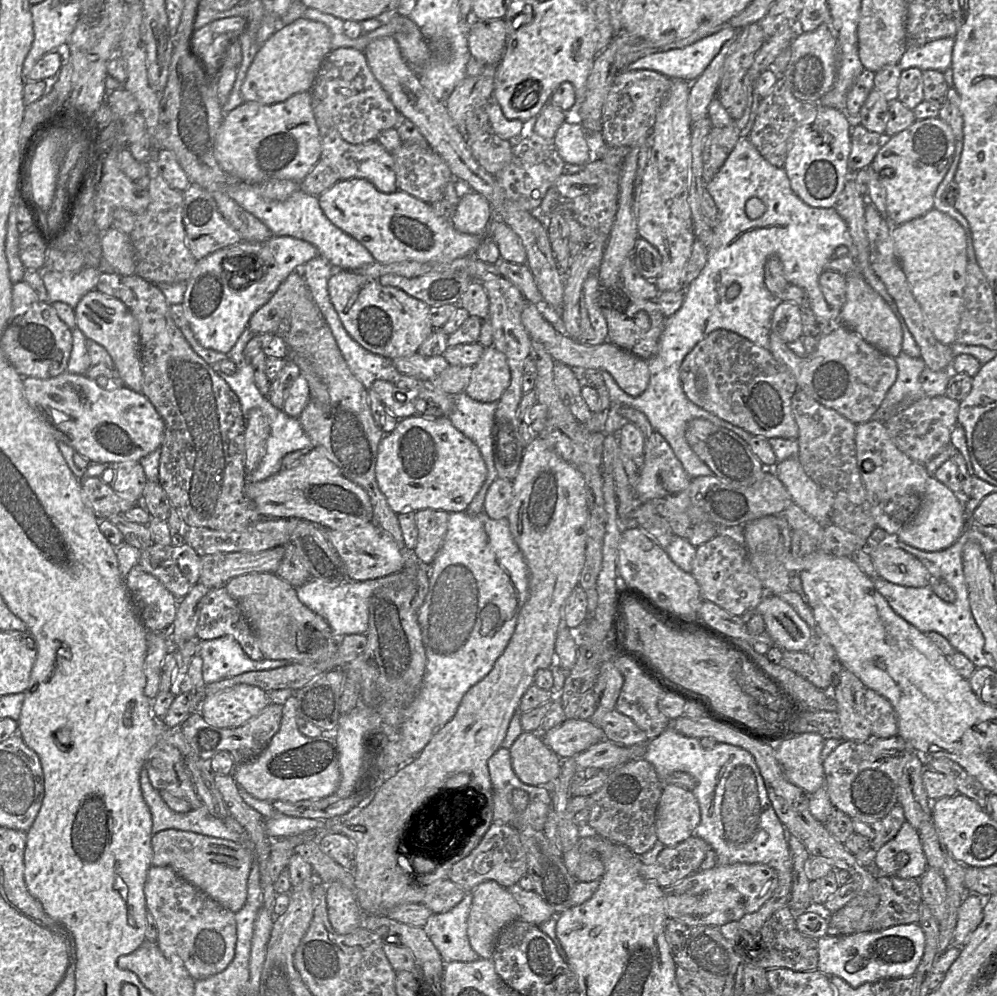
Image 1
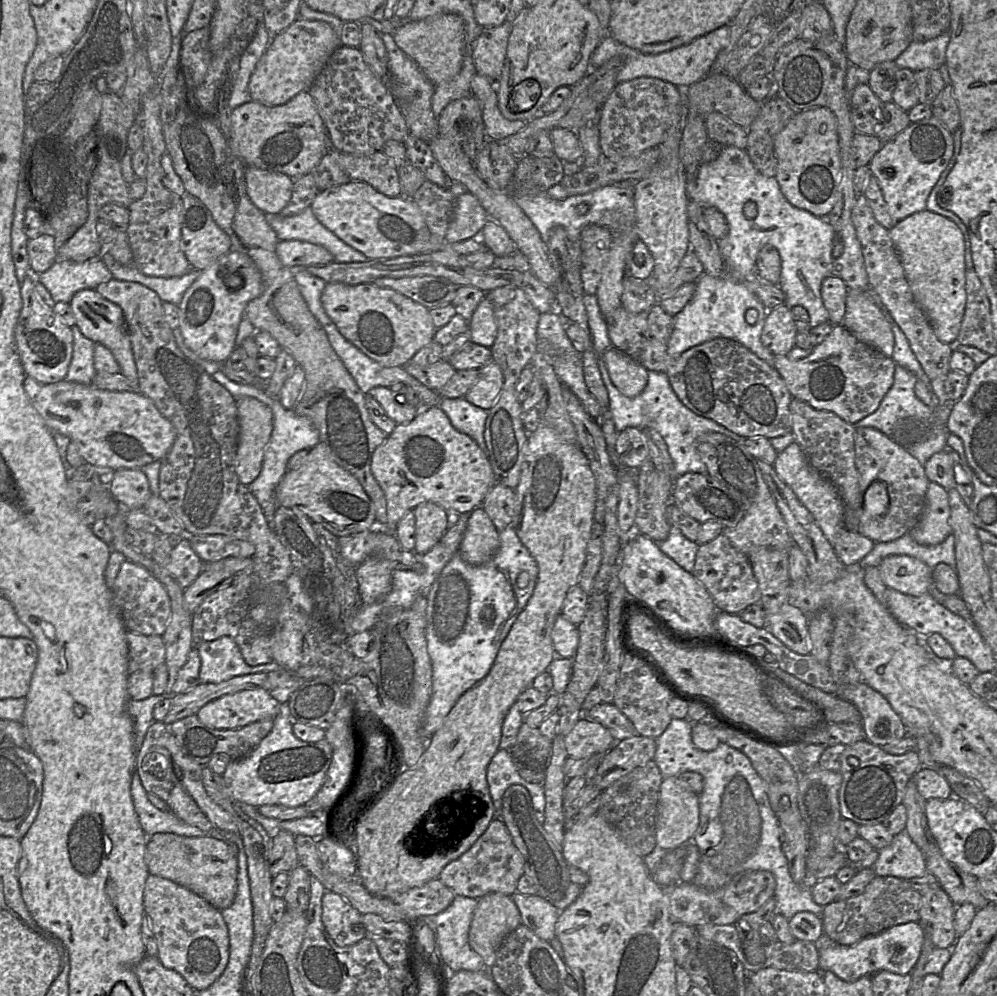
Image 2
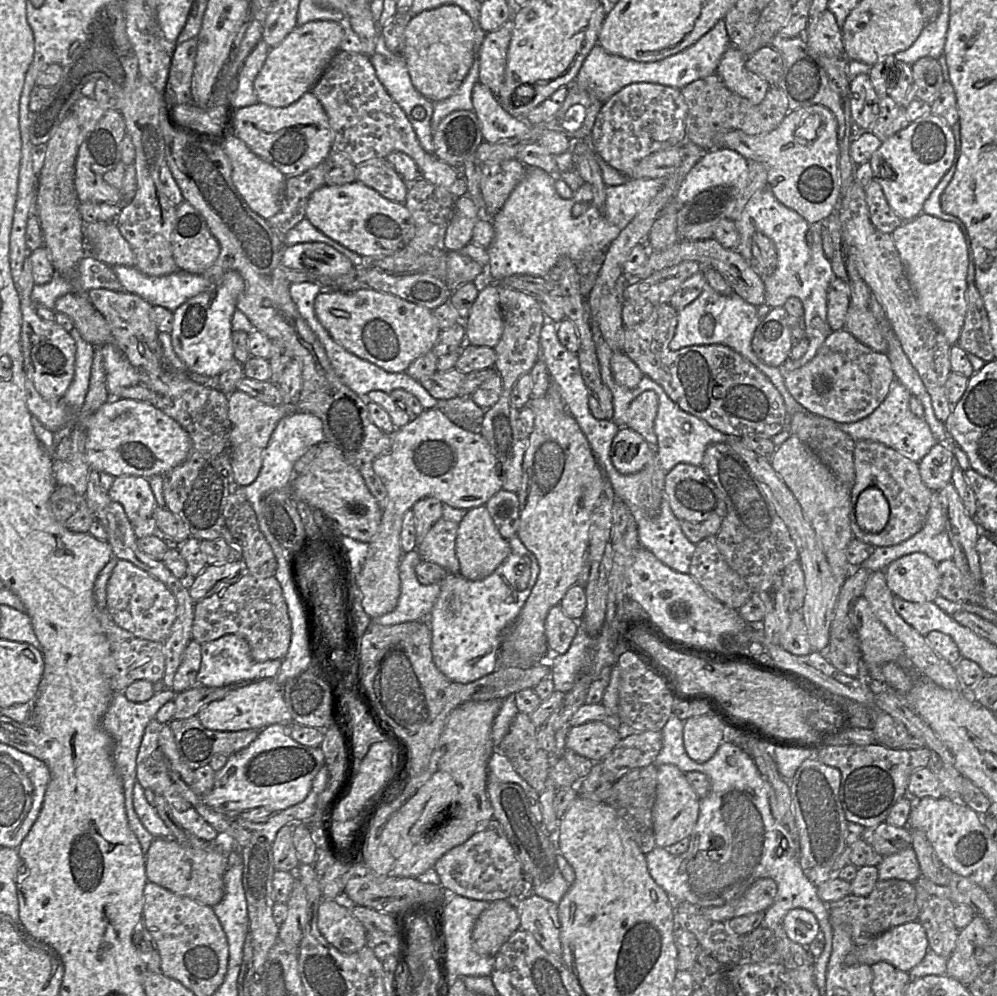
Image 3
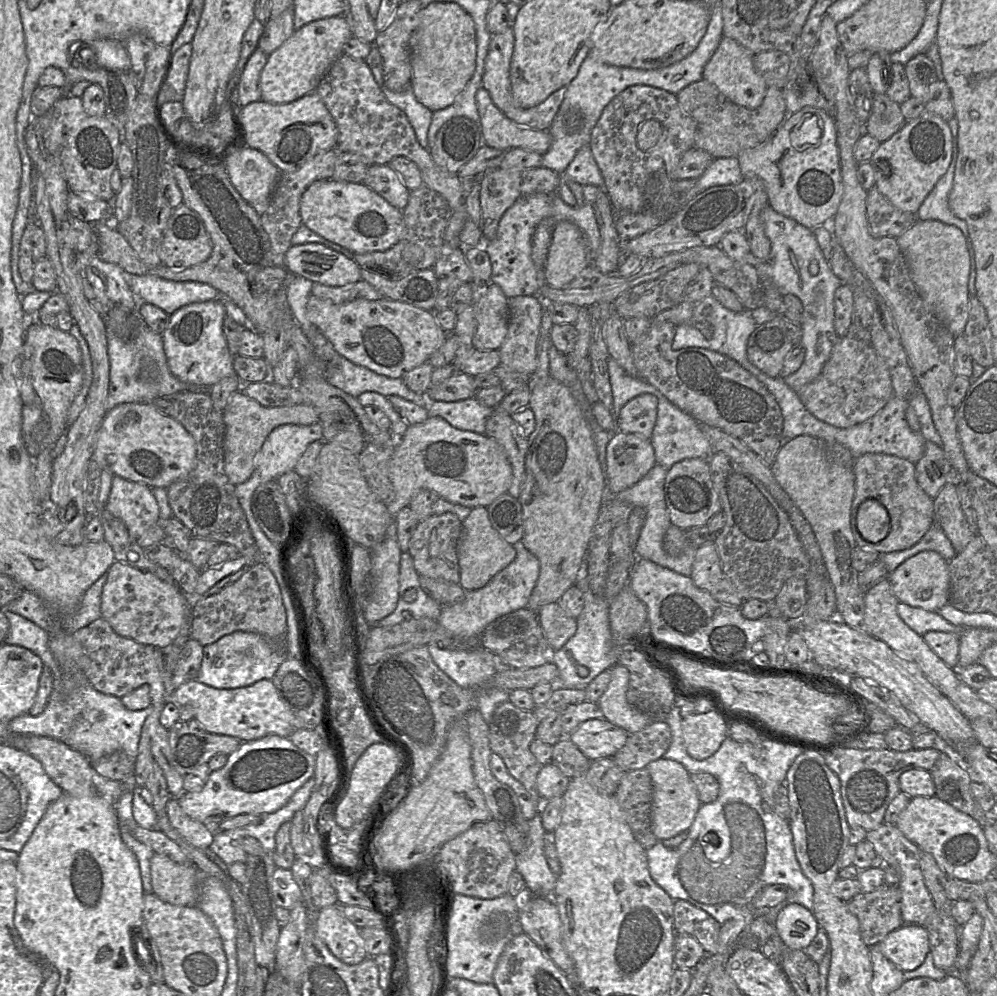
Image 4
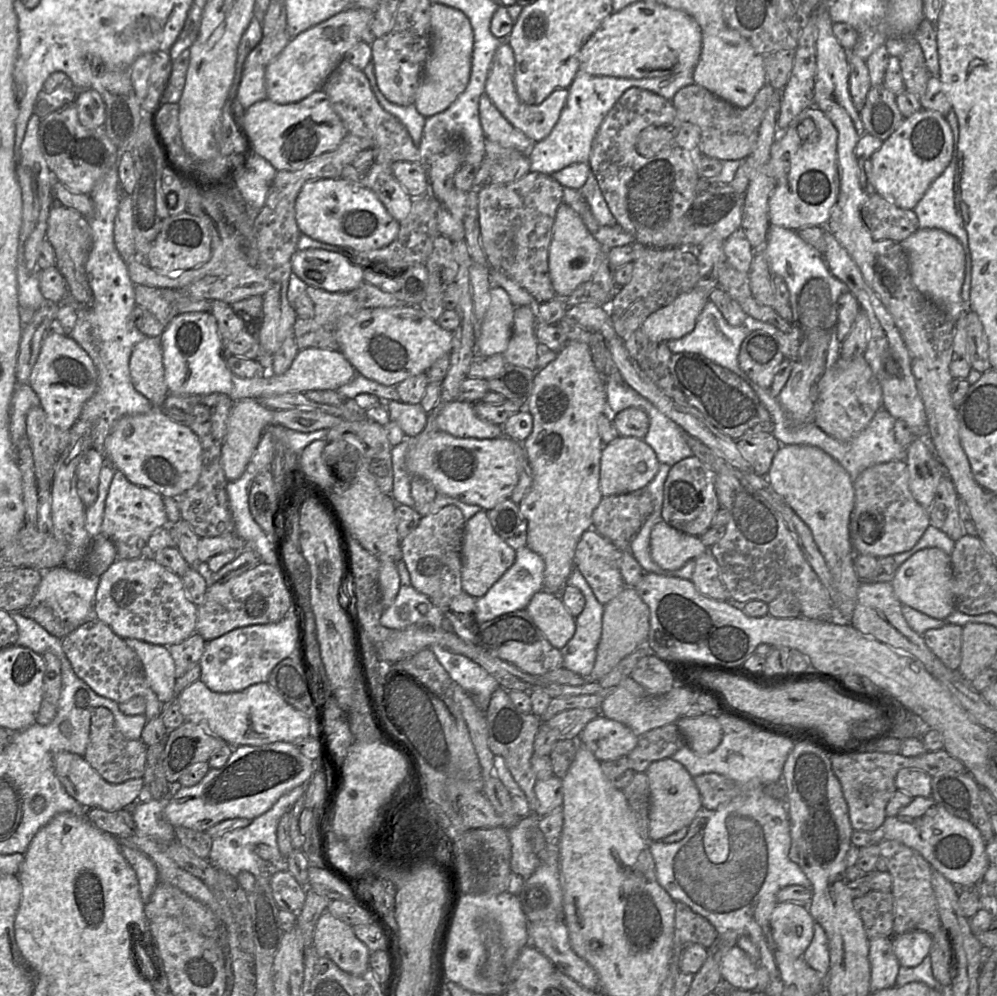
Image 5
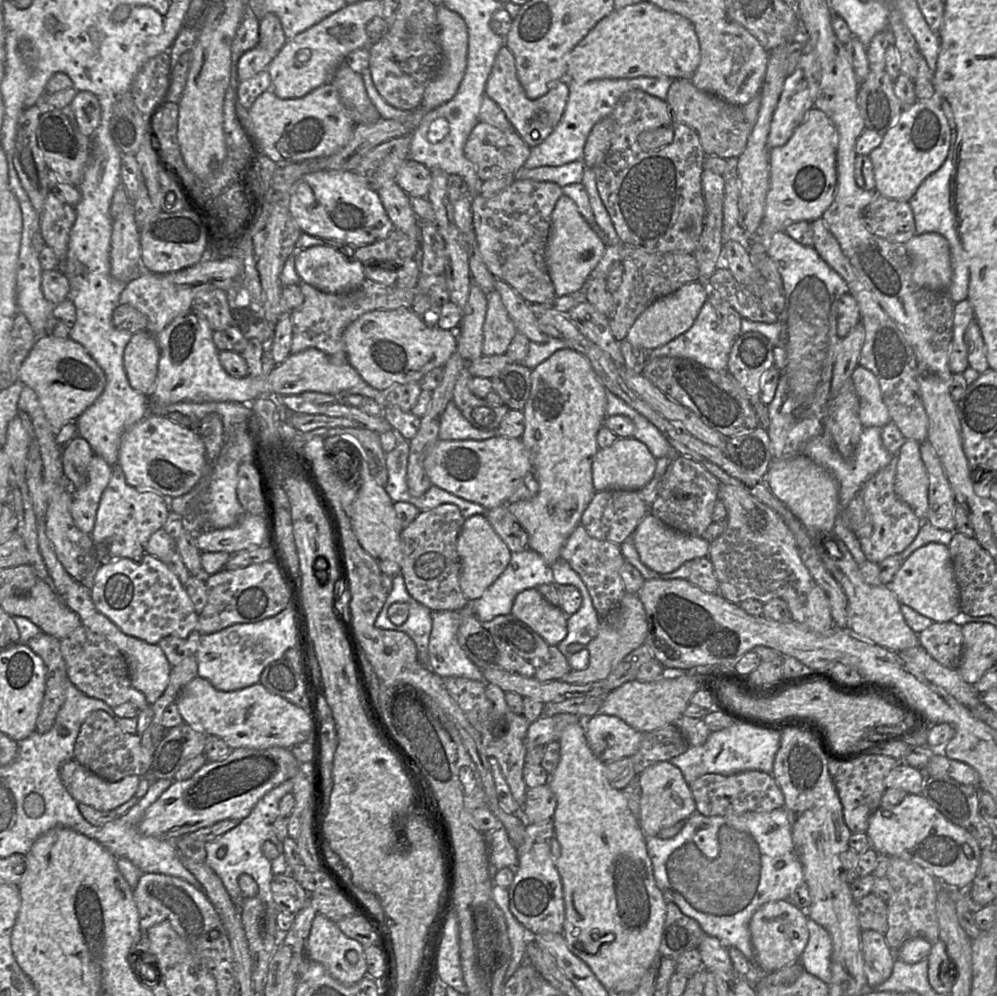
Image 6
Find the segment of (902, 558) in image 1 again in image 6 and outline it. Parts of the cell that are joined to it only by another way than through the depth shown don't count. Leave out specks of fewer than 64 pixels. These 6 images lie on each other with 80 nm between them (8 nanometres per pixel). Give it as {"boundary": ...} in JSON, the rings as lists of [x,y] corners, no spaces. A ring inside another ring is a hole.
{"boundary":[[[928,543],[915,550],[902,562],[889,587],[901,604],[936,623],[950,622],[961,611],[960,591],[946,545]]]}

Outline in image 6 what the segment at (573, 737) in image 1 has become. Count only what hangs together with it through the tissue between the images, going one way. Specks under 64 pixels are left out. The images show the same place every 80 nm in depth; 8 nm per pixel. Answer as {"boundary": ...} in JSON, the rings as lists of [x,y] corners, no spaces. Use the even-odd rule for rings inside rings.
{"boundary":[[[602,712],[585,720],[585,735],[593,754],[604,763],[634,755],[643,736],[622,719]]]}

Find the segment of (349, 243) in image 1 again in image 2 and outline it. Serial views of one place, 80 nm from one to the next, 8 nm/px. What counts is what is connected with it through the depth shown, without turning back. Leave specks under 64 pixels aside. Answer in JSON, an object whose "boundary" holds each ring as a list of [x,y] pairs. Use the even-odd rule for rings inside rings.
{"boundary":[[[310,207],[294,216],[284,217],[279,213],[265,214],[265,218],[279,240],[299,240],[320,245],[327,249],[334,262],[338,263],[362,263],[369,260],[323,226]]]}

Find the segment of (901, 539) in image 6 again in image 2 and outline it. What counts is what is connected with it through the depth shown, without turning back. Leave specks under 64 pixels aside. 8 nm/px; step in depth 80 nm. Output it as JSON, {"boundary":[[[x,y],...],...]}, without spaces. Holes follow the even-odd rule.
{"boundary":[[[859,427],[855,432],[855,466],[859,474],[859,493],[865,493],[873,482],[885,485],[889,506],[880,517],[868,517],[863,513],[858,533],[873,542],[890,542],[908,534],[920,521],[925,506],[929,480],[924,466],[906,448],[881,431],[871,427]]]}

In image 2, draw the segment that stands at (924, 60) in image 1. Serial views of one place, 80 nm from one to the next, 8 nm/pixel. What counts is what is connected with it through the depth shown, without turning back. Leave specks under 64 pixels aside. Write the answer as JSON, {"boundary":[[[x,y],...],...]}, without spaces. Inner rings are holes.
{"boundary":[[[950,31],[927,41],[912,41],[911,44],[895,59],[898,68],[908,68],[913,72],[923,69],[940,69],[946,63],[946,51],[950,42]]]}

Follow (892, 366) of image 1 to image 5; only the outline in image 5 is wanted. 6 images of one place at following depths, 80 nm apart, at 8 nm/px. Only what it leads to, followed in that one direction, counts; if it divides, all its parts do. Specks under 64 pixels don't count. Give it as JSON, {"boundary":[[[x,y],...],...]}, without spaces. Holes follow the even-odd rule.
{"boundary":[[[863,355],[839,359],[818,383],[818,397],[813,407],[813,422],[828,435],[849,441],[856,437],[883,407],[882,387]]]}

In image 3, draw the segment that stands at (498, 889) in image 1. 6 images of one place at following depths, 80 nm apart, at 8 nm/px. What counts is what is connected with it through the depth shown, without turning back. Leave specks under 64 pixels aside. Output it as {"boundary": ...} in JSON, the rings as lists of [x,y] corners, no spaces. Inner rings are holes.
{"boundary":[[[507,899],[493,901],[474,924],[473,948],[481,955],[496,957],[502,945],[518,929],[520,919],[513,904]]]}

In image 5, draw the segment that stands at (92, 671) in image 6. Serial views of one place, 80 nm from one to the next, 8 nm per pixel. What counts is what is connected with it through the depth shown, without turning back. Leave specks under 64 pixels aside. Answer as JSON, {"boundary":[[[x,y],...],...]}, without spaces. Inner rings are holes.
{"boundary":[[[97,618],[87,621],[61,639],[62,647],[75,674],[95,693],[122,703],[134,696],[141,696],[146,702],[147,721],[157,718],[163,712],[163,703],[149,687],[142,662],[137,653],[131,649],[113,630]]]}

